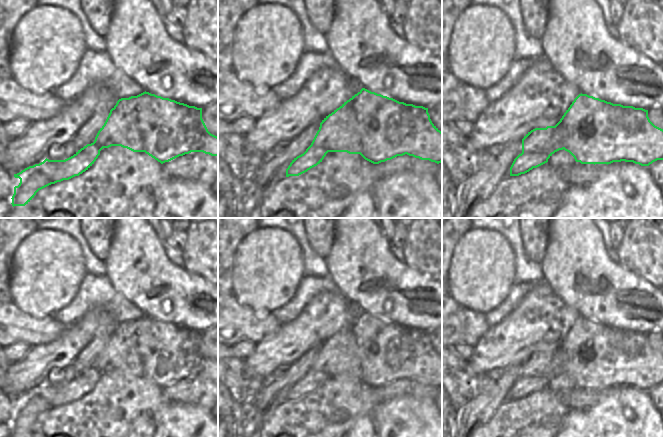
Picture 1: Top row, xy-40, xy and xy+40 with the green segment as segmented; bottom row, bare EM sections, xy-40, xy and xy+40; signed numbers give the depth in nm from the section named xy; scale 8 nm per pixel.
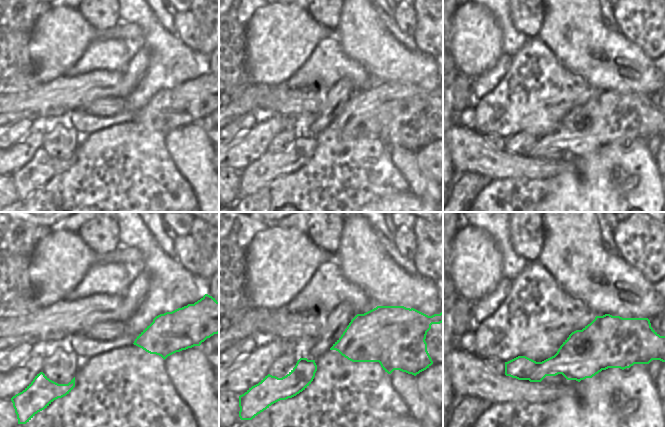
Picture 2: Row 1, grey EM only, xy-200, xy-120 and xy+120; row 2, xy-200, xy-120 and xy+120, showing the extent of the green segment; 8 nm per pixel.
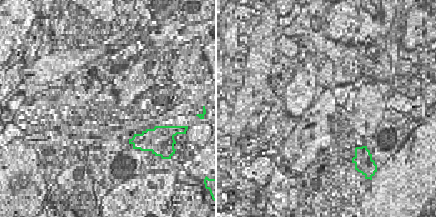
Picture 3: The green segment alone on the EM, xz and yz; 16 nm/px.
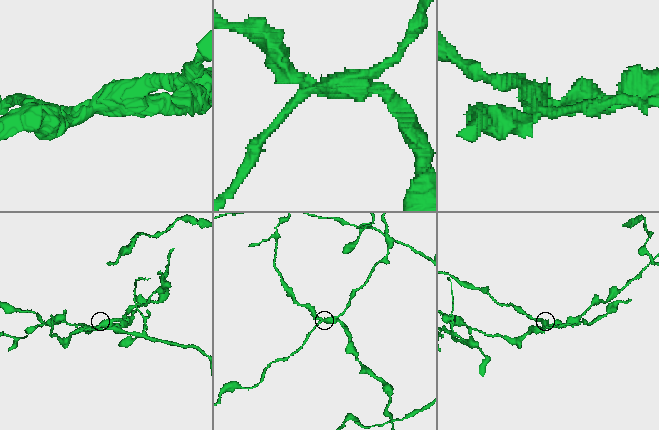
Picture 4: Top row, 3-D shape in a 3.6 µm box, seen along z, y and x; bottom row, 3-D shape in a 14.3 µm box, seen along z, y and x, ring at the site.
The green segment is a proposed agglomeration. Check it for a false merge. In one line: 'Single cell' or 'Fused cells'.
Fused cells.

